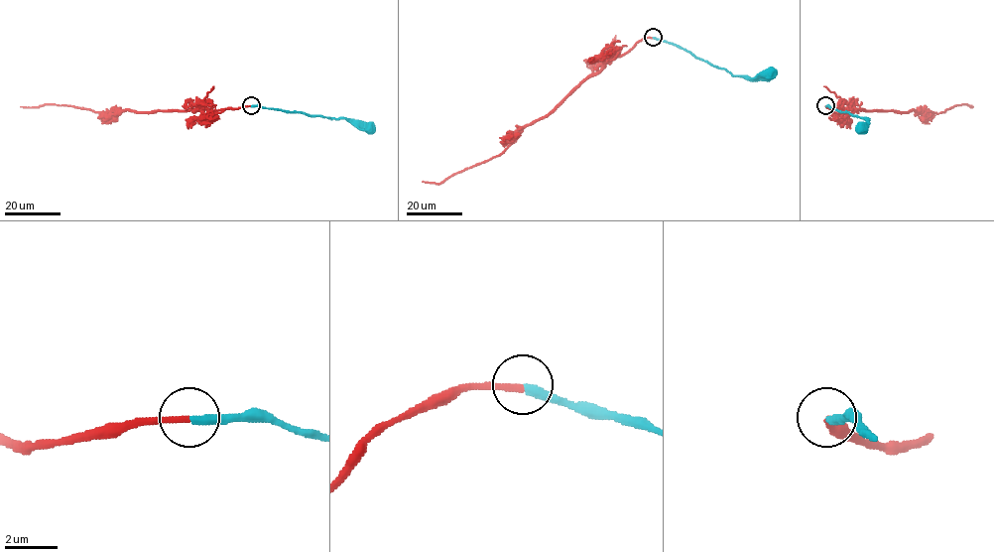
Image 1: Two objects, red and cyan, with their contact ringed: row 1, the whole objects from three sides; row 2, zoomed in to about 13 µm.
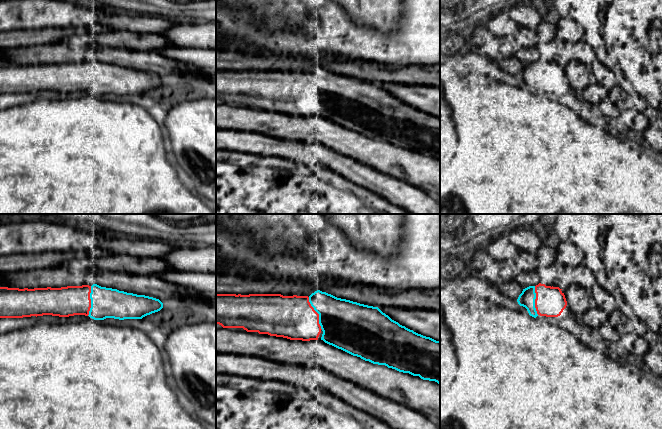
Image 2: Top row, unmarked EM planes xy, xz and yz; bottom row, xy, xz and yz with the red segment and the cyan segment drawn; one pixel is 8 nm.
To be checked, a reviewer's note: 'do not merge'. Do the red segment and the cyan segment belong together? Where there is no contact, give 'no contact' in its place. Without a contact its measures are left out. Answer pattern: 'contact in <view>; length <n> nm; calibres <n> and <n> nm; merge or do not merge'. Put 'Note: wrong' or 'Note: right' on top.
Note: wrong
contact in xz; length 280 nm; calibres 340 and 380 nm; merge

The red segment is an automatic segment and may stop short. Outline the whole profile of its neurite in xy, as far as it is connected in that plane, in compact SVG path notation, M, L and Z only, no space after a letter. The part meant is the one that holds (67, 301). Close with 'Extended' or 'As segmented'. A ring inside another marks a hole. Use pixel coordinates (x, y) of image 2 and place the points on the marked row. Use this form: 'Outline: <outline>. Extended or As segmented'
Outline: M97 284L34 289L0 287L0 318L85 315L94 320L142 319L162 308L159 299Z. Extended

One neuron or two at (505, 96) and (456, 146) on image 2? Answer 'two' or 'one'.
two

